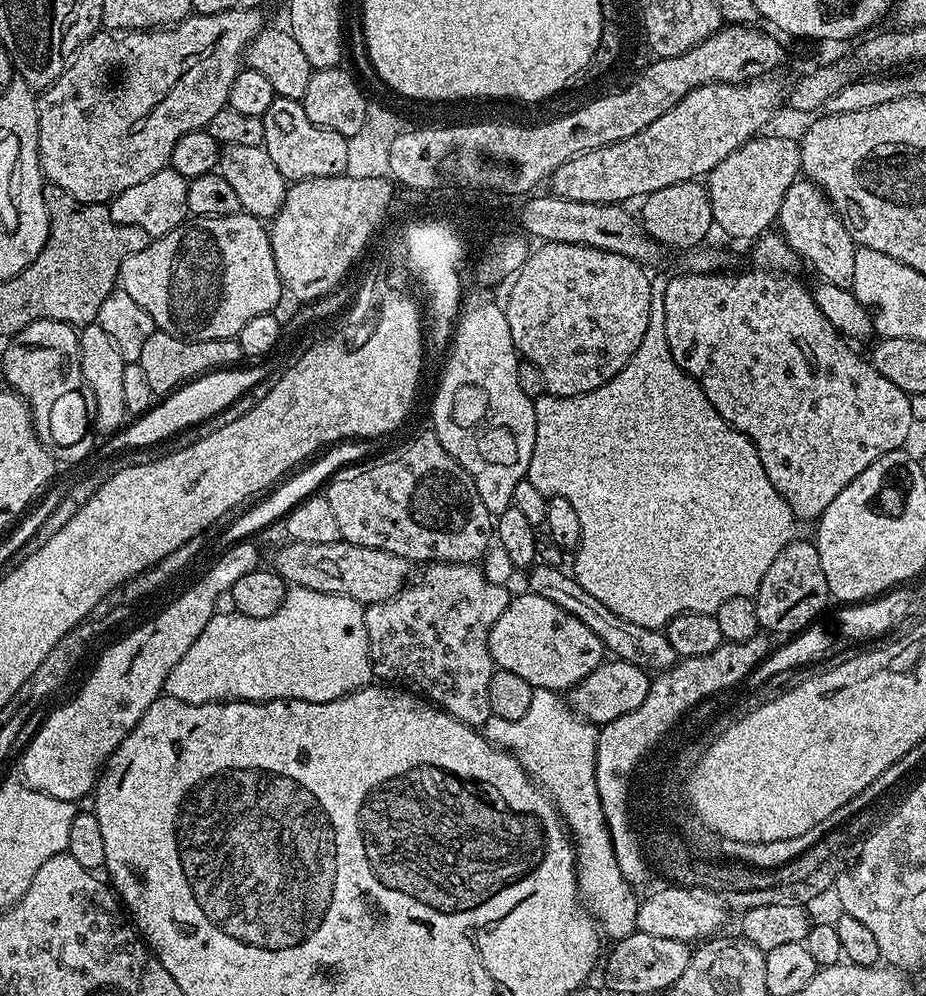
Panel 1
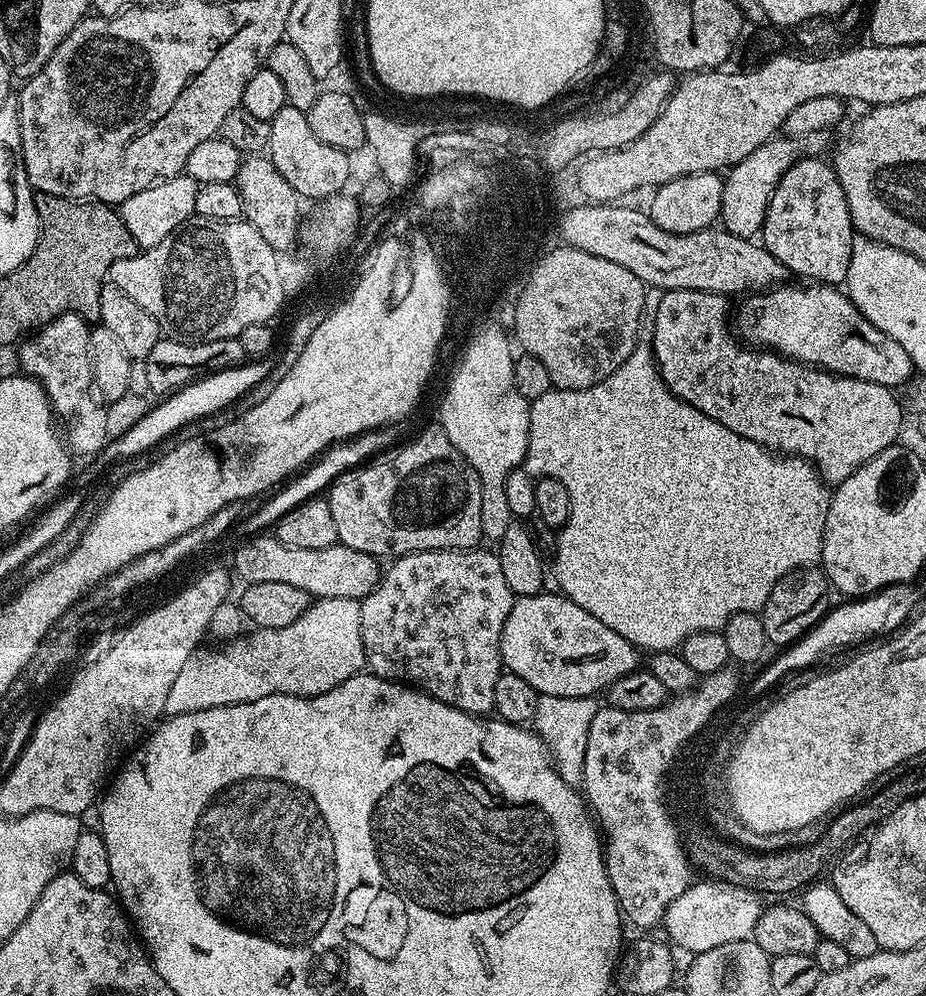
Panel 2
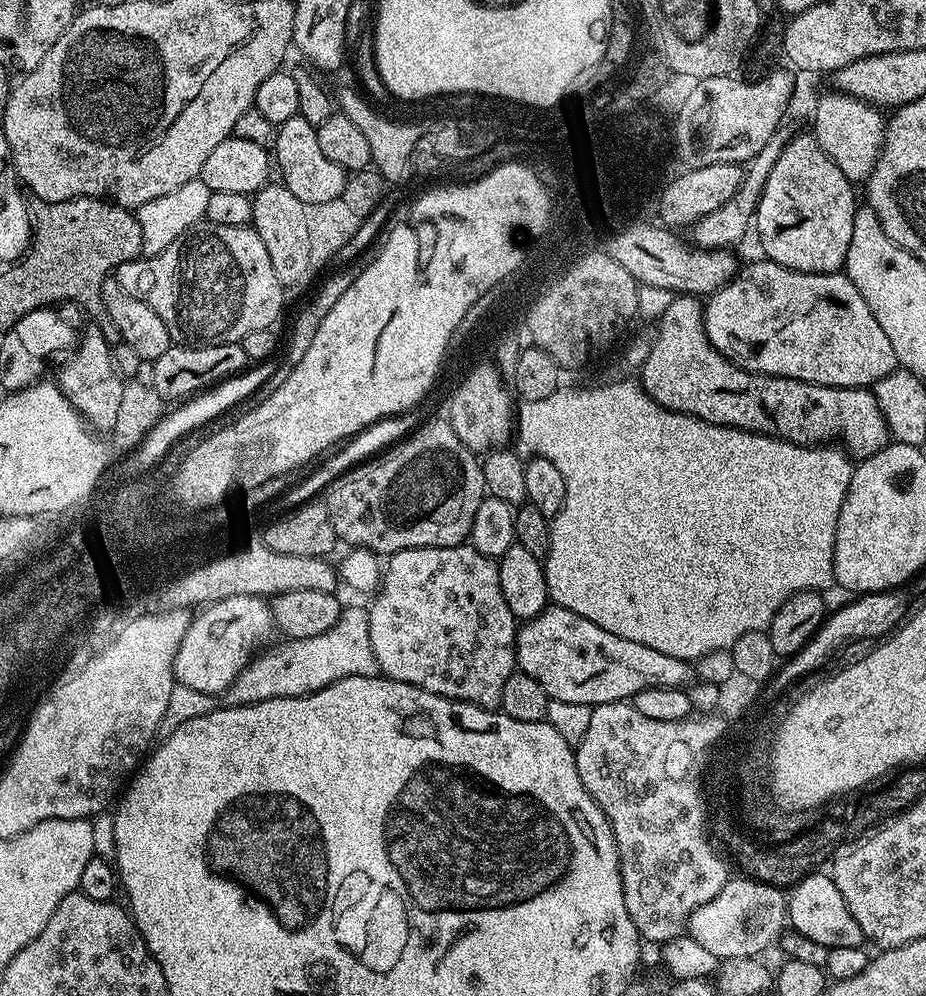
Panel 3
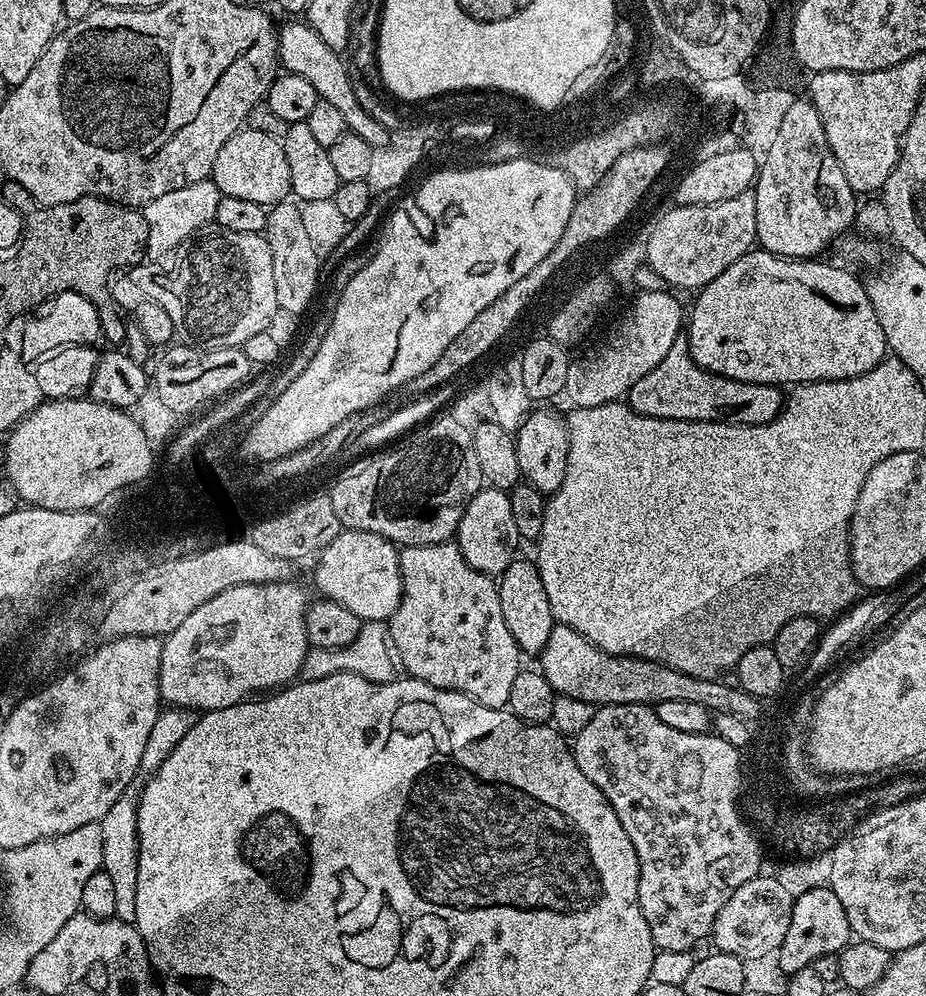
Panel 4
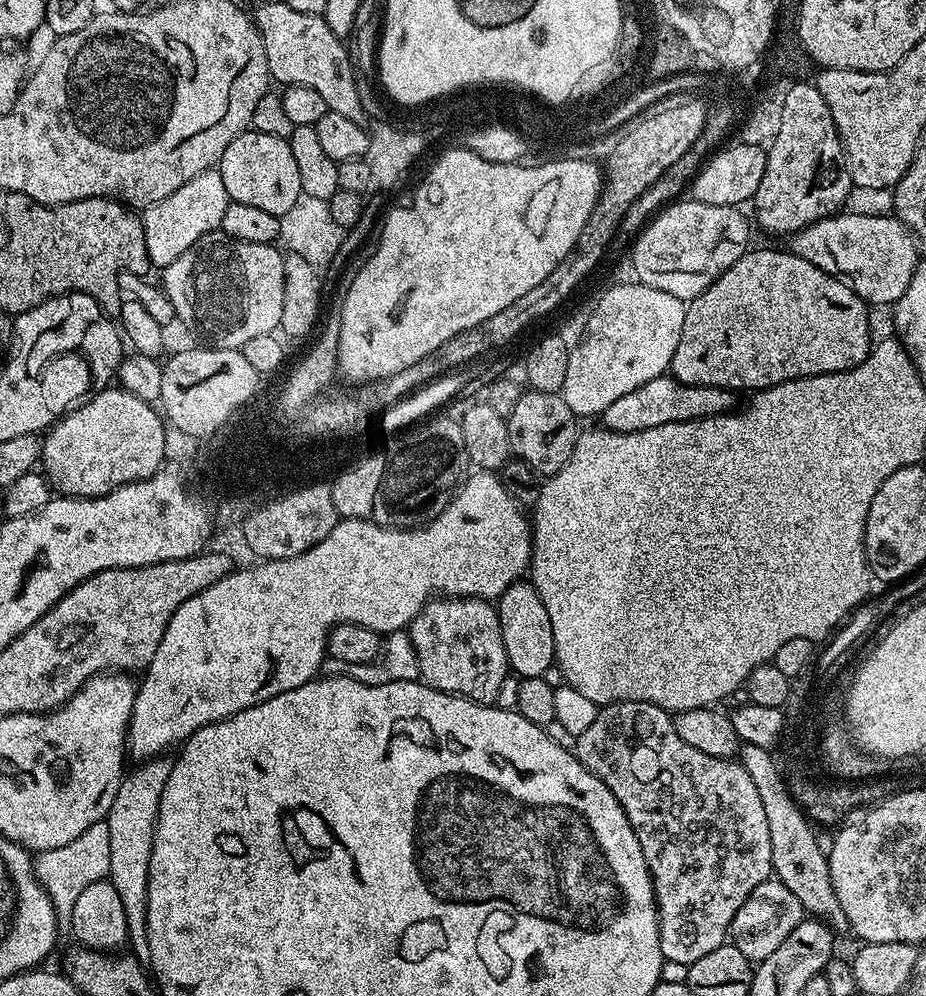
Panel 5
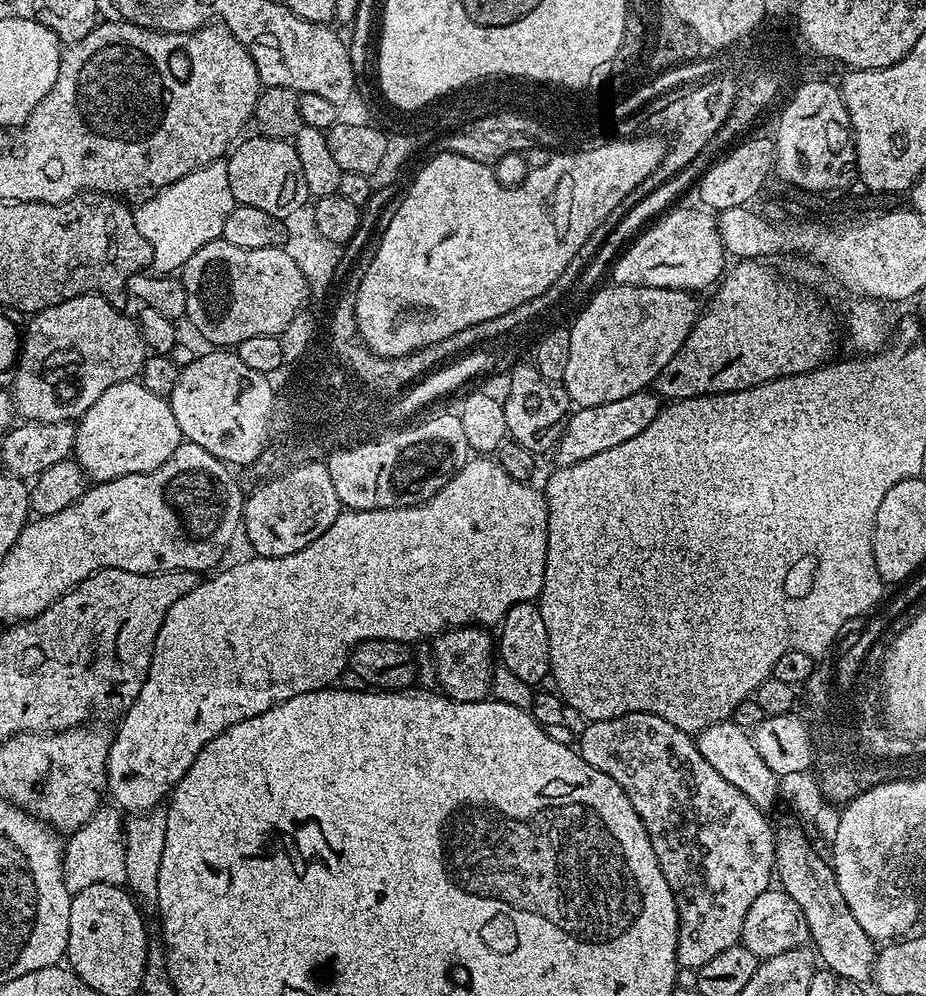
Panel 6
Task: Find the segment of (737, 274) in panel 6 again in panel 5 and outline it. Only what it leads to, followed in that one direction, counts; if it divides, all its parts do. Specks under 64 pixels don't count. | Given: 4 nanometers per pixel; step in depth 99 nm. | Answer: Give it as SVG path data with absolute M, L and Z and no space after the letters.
M760 248L757 252L749 250L742 258L738 258L738 262L734 262L734 266L730 266L730 270L723 272L701 296L695 296L693 300L687 301L682 322L682 338L678 338L678 350L674 350L670 372L678 382L683 384L729 390L737 390L736 388L759 390L787 380L797 380L827 372L848 372L854 366L861 364L874 347L874 335L872 336L872 328L868 325L868 312L870 312L869 305L865 304L862 298L858 298L858 294L854 294L851 284L839 276L832 276L826 270L818 270L818 266L806 262L806 258L798 258L790 250L779 252L776 248Z

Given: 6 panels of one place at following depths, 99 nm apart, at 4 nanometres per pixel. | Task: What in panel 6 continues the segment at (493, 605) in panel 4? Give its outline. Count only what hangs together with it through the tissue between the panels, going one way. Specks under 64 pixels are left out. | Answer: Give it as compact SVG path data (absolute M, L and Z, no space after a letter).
M465 626L463 628L450 628L440 633L431 641L432 668L436 671L436 680L439 691L458 702L478 702L489 699L492 688L492 671L498 668L498 652L494 647L494 636L487 627Z

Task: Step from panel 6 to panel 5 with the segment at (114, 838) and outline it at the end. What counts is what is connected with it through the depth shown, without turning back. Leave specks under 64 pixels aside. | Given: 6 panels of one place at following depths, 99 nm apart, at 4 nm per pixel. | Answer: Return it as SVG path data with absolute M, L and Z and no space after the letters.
M107 819L94 822L90 830L78 834L74 842L66 842L66 846L58 846L49 852L41 852L35 857L36 880L52 900L56 911L56 919L68 922L72 919L74 902L78 902L78 894L86 886L102 879L102 874L110 870L110 830Z

